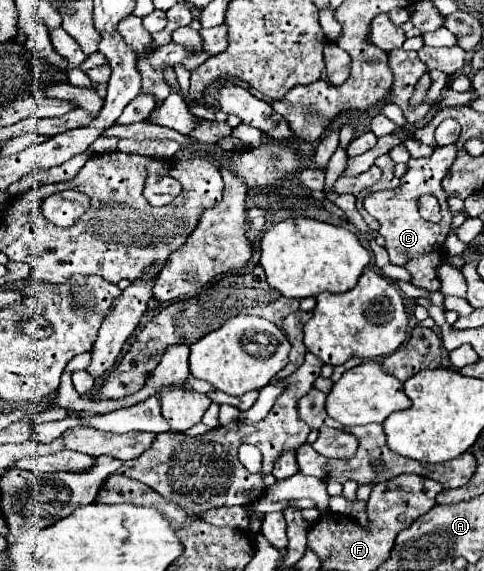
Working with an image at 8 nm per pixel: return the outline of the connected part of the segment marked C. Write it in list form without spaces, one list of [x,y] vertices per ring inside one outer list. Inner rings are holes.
[[[453,144],[445,148],[435,148],[431,156],[427,158],[411,158],[407,162],[407,172],[401,176],[401,186],[393,190],[381,190],[381,192],[371,192],[363,200],[363,208],[375,216],[381,222],[379,234],[385,238],[385,248],[391,256],[391,262],[397,266],[407,268],[411,274],[411,284],[423,290],[439,290],[439,278],[437,278],[437,266],[441,264],[441,248],[443,242],[451,230],[453,214],[447,206],[445,192],[441,190],[441,178],[445,178],[449,166],[453,164],[457,150]],[[423,194],[433,194],[435,198],[443,198],[443,218],[441,222],[433,224],[427,222],[419,216],[417,212],[417,198]]]

